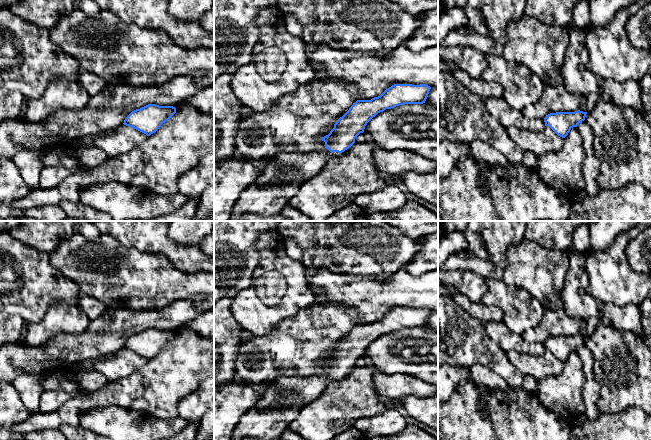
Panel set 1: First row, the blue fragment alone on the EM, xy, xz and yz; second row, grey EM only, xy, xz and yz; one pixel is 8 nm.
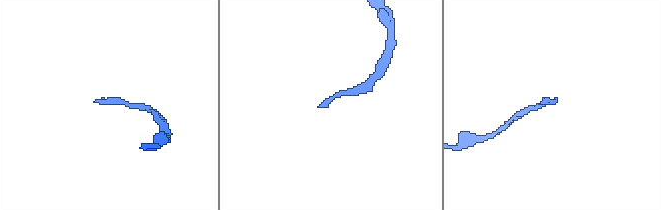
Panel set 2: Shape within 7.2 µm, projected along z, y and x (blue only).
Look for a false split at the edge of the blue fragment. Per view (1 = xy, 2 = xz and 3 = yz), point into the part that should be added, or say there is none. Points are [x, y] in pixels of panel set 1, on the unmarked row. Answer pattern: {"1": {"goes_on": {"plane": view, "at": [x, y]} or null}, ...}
{"1": {"goes_on": null}, "2": {"goes_on": {"plane": "xz", "at": [307, 389]}}, "3": {"goes_on": null}}

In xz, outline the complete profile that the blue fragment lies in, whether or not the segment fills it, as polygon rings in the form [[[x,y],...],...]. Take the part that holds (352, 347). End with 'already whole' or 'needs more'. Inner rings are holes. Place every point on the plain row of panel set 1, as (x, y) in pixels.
[[[394,308],[380,320],[371,324],[357,324],[349,334],[334,348],[330,357],[321,362],[329,378],[312,377],[278,377],[274,380],[252,382],[242,381],[263,398],[271,387],[281,392],[292,391],[301,400],[303,406],[319,397],[327,386],[344,376],[355,367],[355,362],[364,356],[367,347],[378,337],[404,328],[425,327],[431,311],[425,308]]]; needs more

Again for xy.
[[[148,328],[132,335],[124,344],[124,349],[132,351],[147,360],[155,357],[163,347],[176,337],[173,330]]]; already whole

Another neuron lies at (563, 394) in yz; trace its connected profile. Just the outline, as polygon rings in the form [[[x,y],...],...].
[[[573,351],[558,376],[538,380],[536,394],[546,409],[571,422],[586,409],[583,396],[585,383],[582,361],[577,351]]]

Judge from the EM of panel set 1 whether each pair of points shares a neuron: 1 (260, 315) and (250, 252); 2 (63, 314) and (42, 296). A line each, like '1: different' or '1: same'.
1: different
2: different

